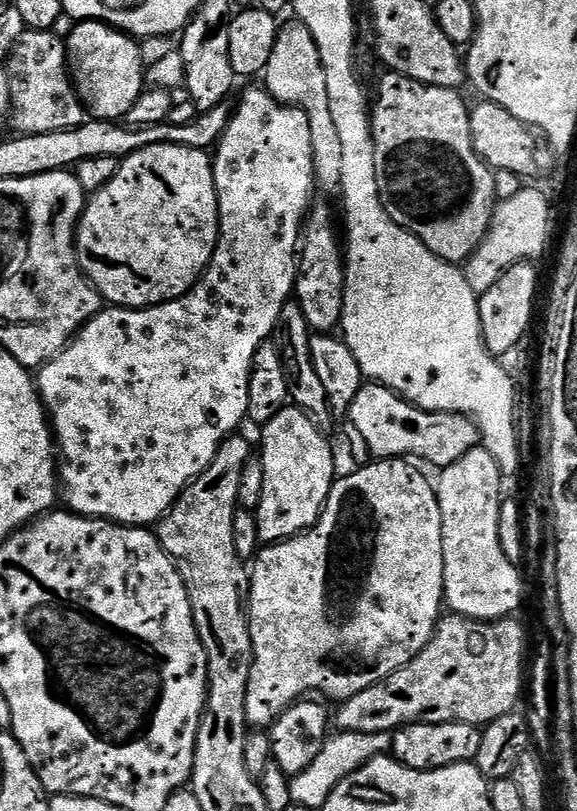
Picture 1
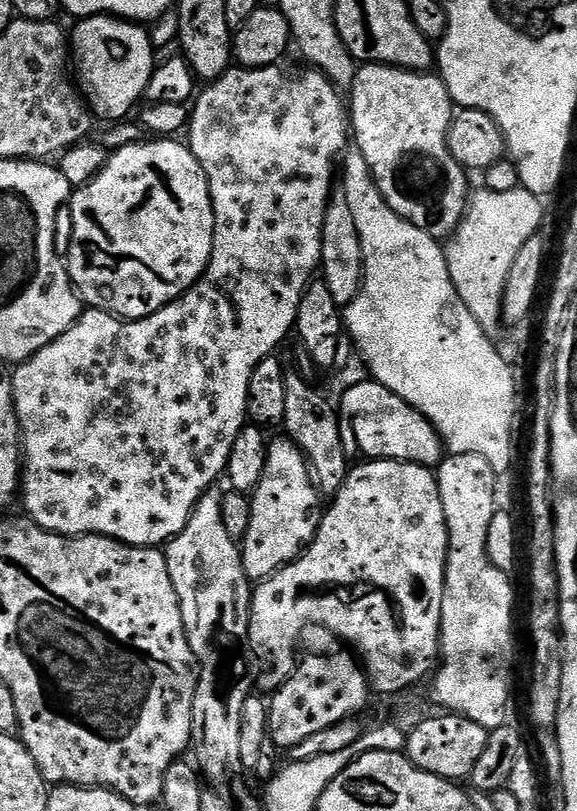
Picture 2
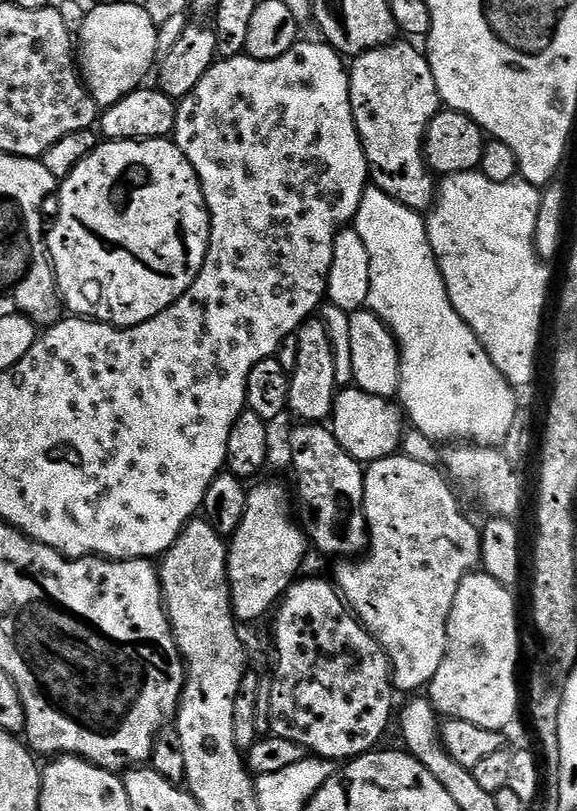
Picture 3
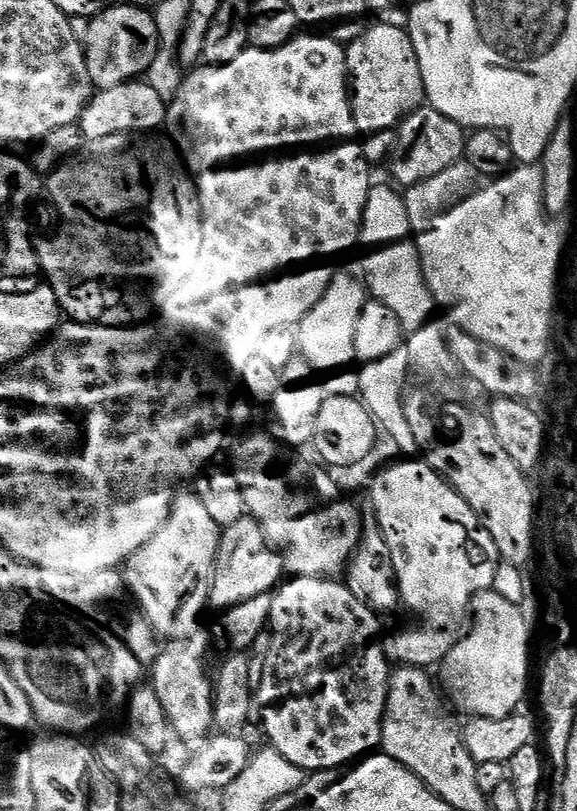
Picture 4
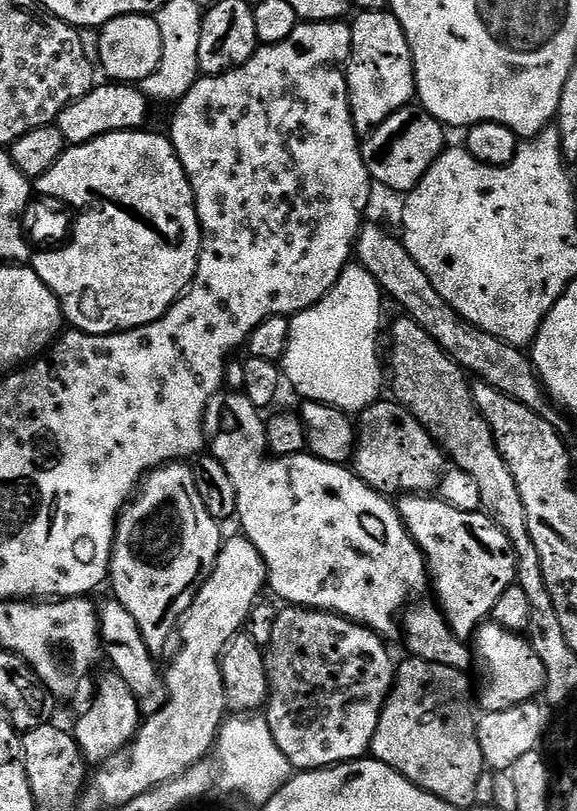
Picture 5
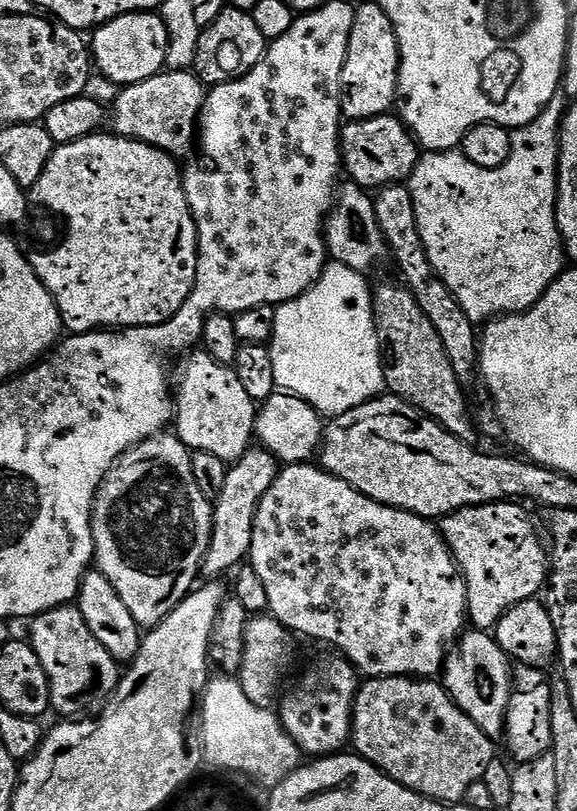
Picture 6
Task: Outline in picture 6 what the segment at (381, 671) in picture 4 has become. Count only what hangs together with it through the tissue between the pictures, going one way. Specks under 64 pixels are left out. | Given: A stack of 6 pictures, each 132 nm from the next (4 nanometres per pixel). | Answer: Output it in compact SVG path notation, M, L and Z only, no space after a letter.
M339 654L320 656L300 676L300 688L283 693L278 704L280 725L308 758L343 753L352 739L352 711L362 683L356 667Z

